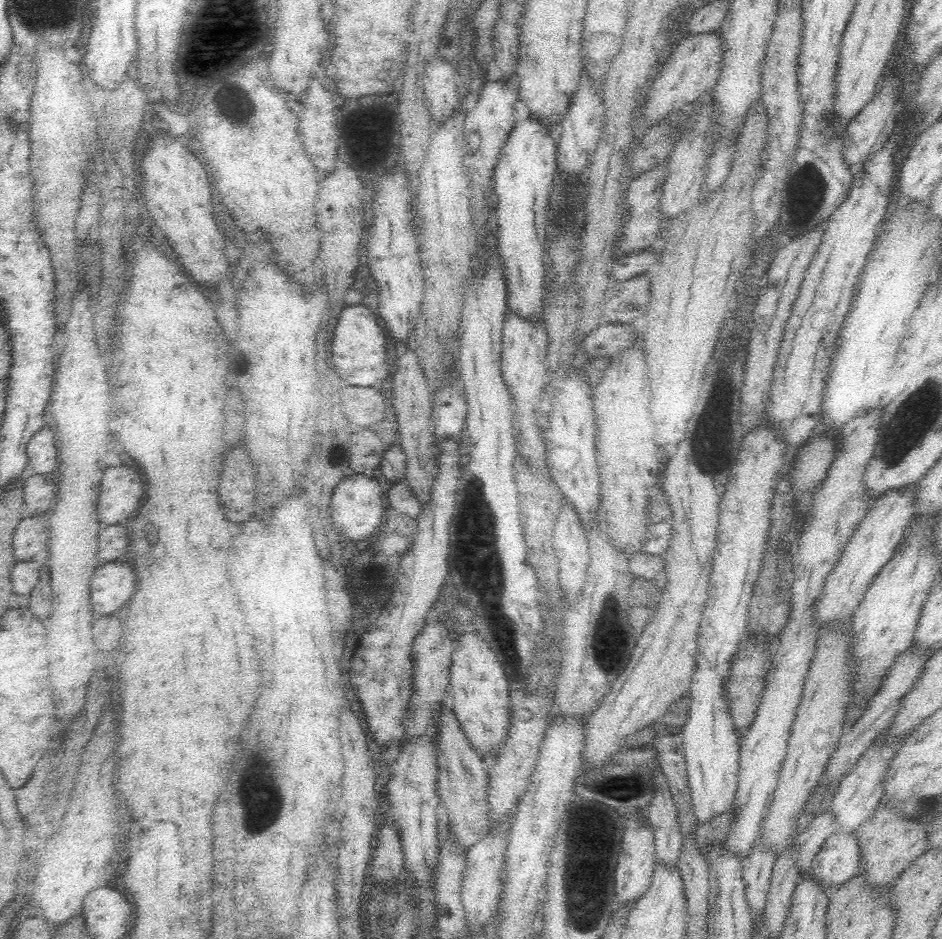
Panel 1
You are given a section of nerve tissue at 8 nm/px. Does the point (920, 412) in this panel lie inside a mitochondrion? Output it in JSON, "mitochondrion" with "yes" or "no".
{"mitochondrion":"yes"}

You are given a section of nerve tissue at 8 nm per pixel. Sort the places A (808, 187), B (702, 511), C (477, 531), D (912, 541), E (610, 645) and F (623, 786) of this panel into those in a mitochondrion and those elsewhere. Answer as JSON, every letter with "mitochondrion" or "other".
{"A":"mitochondrion","B":"other","C":"mitochondrion","D":"other","E":"mitochondrion","F":"mitochondrion"}

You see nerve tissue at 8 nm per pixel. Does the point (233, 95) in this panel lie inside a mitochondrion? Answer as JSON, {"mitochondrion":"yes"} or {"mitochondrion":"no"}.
{"mitochondrion":"yes"}

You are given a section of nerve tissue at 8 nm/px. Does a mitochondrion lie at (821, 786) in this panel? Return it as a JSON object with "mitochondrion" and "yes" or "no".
{"mitochondrion":"no"}

